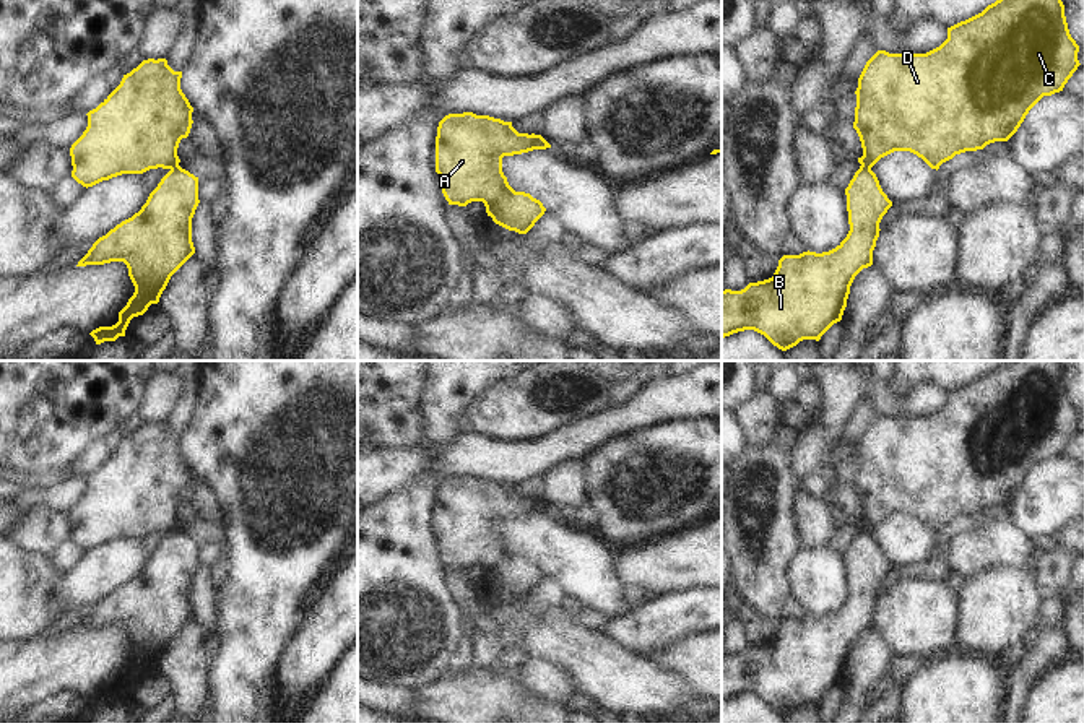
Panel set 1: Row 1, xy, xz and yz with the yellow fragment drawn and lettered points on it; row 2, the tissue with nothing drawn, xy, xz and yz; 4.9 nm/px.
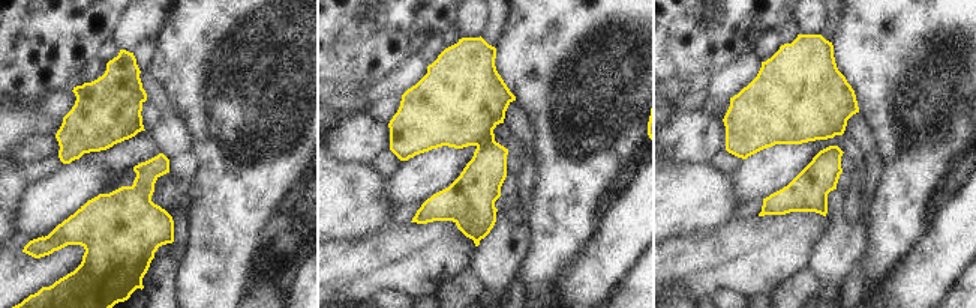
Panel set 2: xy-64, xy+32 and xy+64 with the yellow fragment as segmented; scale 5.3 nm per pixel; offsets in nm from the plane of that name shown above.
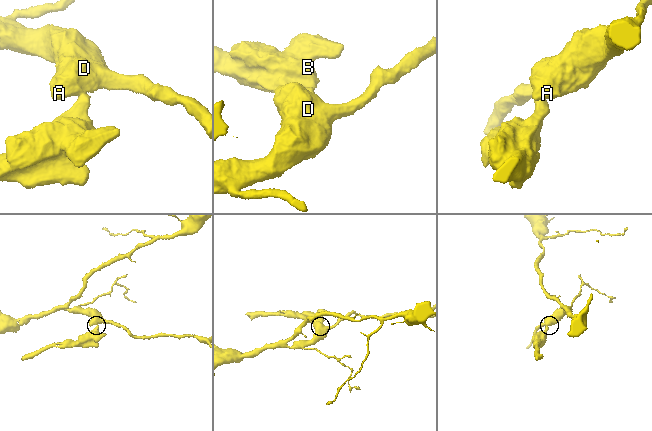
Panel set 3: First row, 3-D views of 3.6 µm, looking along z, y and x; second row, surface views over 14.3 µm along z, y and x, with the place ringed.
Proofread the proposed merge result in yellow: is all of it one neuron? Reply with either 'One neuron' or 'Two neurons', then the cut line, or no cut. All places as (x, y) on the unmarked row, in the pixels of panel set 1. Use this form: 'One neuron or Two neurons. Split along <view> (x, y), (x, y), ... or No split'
Two neurons. Split along yz (862, 528), (870, 532)

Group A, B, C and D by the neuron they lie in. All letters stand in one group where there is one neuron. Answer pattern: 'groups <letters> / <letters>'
groups A C D / B

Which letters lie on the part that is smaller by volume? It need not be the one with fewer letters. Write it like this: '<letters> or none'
B

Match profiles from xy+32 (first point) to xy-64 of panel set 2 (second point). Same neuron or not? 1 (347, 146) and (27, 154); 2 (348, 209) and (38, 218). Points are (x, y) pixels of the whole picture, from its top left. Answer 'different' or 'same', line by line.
1: same
2: different

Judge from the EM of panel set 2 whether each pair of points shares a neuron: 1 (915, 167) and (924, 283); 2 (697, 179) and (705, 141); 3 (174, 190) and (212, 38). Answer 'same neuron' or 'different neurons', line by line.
1: different neurons
2: different neurons
3: different neurons

